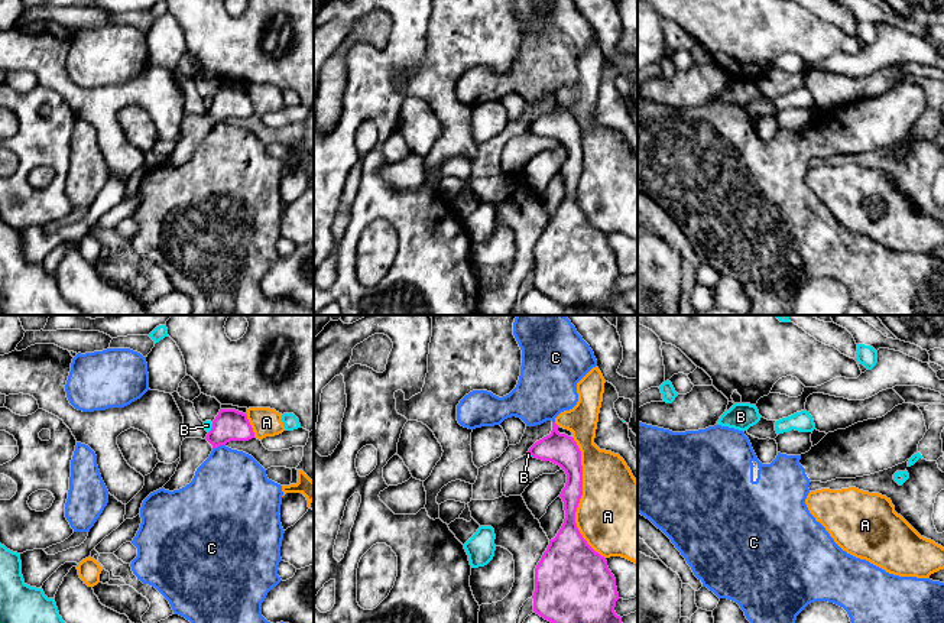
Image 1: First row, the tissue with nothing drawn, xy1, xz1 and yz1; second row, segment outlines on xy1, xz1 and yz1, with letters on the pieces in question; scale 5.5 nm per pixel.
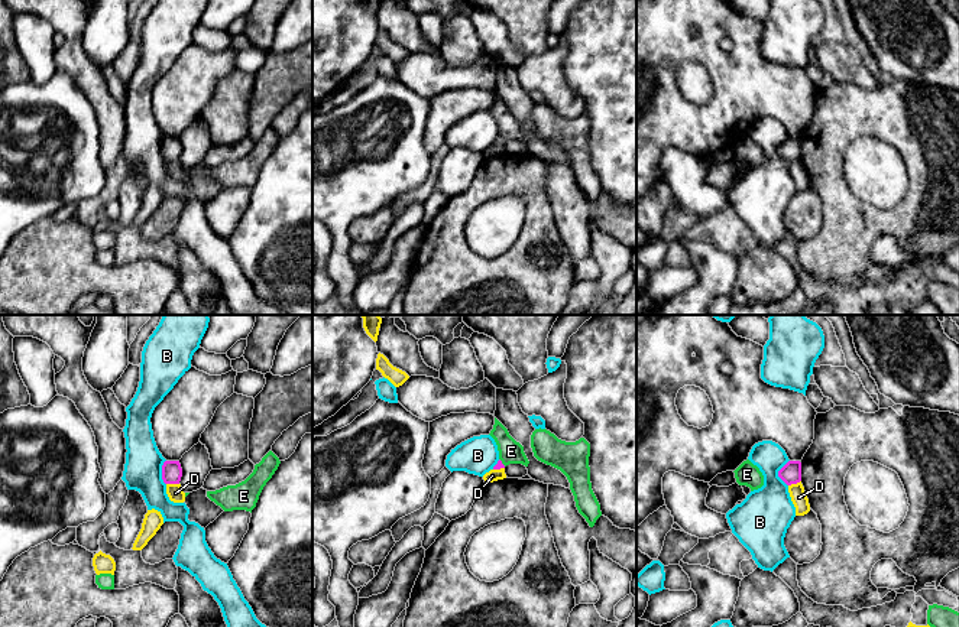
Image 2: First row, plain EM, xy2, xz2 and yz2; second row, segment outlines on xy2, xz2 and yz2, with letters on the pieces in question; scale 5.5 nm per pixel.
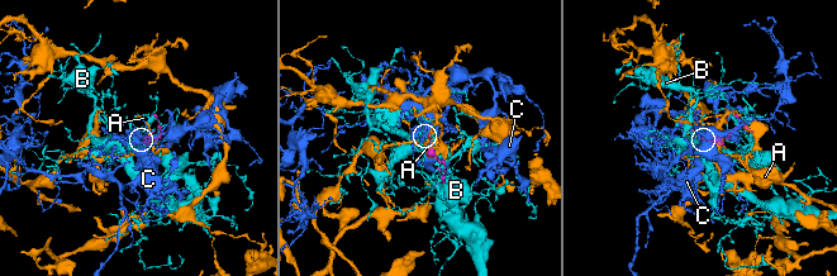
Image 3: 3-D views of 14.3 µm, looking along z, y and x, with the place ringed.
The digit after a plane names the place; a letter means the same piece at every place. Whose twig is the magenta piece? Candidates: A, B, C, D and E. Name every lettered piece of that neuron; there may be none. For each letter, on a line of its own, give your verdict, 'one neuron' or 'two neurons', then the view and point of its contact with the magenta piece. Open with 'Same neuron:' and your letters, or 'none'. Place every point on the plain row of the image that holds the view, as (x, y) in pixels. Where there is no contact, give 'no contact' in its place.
Same neuron: none
A: two neurons | xz1 (580, 174)
B: two neurons | yz2 (778, 149)
C: two neurons | xy1 (219, 122)
D: two neurons | xy2 (172, 159)
E: two neurons | xz2 (501, 139)

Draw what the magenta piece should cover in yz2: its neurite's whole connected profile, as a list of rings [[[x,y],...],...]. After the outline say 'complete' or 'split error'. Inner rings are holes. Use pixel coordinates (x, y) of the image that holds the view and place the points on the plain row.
[[[788,137],[780,147],[778,153],[787,160],[797,160],[801,157],[801,139]]] | complete

